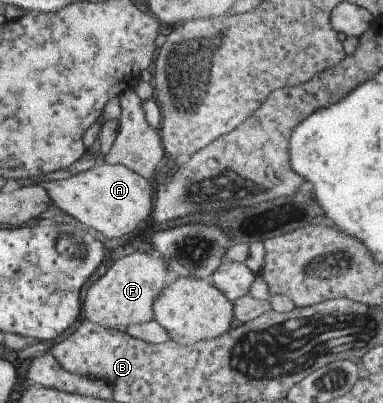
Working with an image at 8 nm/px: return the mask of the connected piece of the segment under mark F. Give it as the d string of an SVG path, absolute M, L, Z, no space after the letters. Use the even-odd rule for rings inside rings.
M133 250L117 259L87 290L83 300L84 319L106 329L121 329L153 319L152 304L174 274L165 268L162 258L149 256L150 252Z

